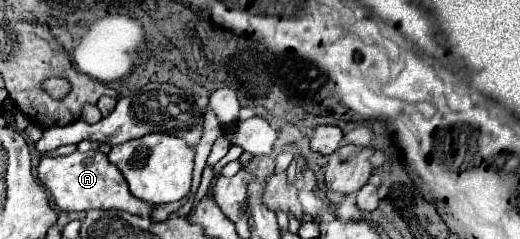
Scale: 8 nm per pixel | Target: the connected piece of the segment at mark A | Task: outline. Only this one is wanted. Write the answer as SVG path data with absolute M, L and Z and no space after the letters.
M74 151L68 157L42 157L38 165L38 179L44 187L48 187L54 203L62 211L90 211L90 209L120 209L140 217L152 217L152 209L156 205L148 205L142 199L136 199L122 173L108 163L106 155L100 151L78 153Z

